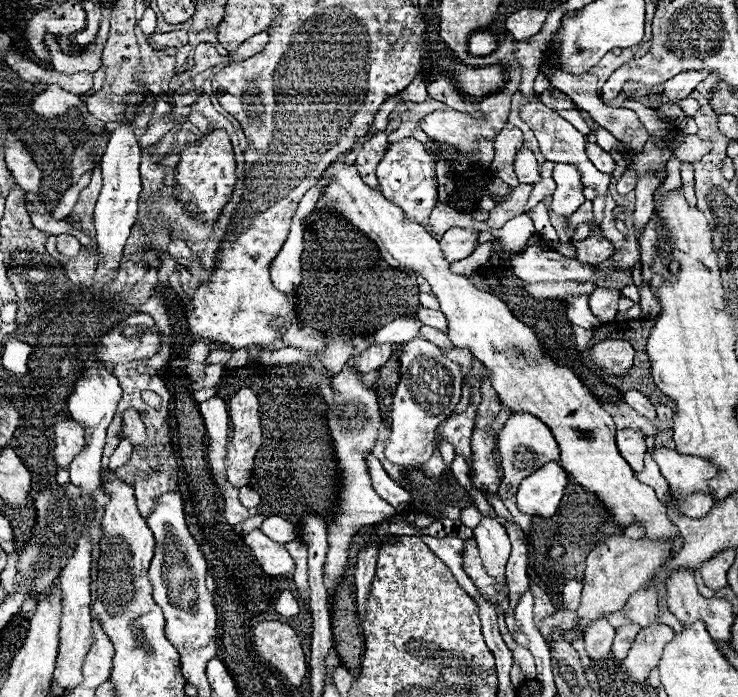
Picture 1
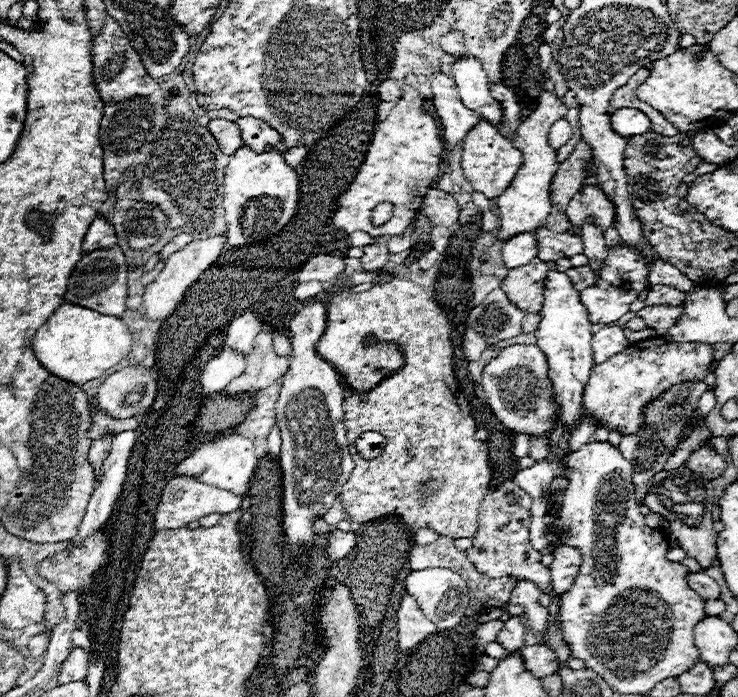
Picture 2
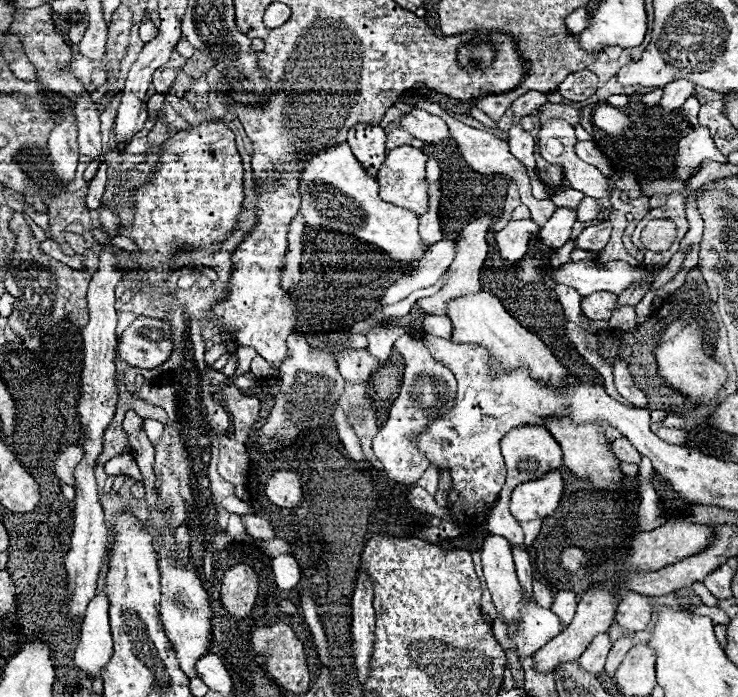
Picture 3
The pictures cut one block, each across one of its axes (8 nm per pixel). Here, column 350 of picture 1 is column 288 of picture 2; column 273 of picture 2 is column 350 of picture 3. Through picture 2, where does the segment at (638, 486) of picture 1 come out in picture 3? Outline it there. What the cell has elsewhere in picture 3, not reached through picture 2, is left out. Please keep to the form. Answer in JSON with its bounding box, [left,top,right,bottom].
[298,142,426,262]

